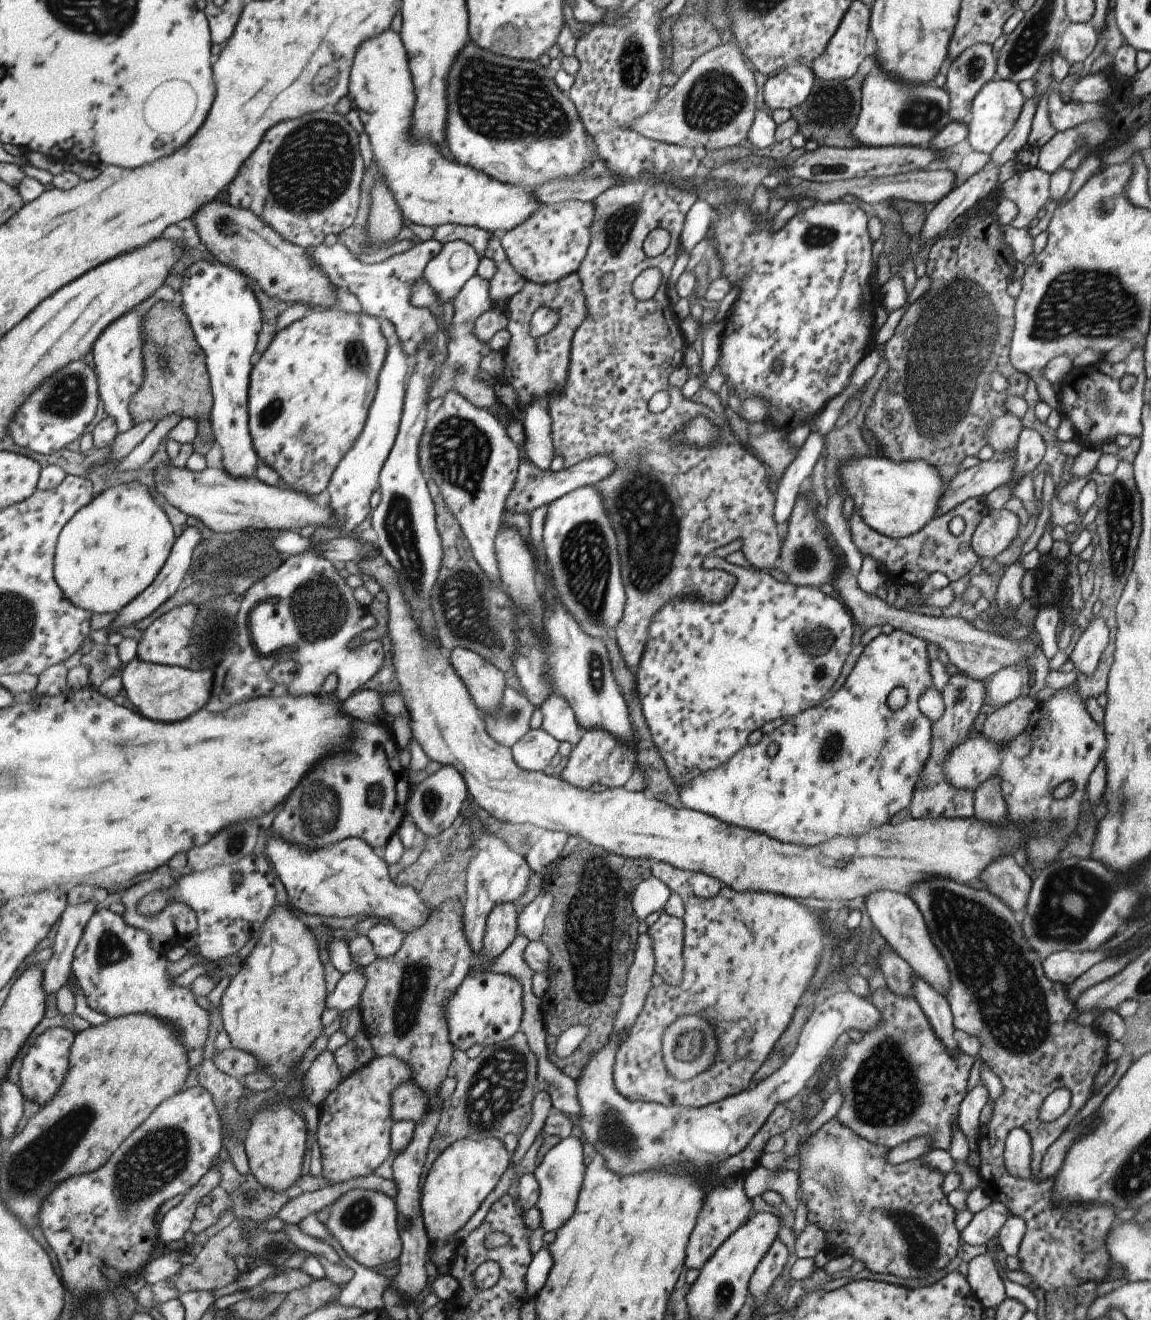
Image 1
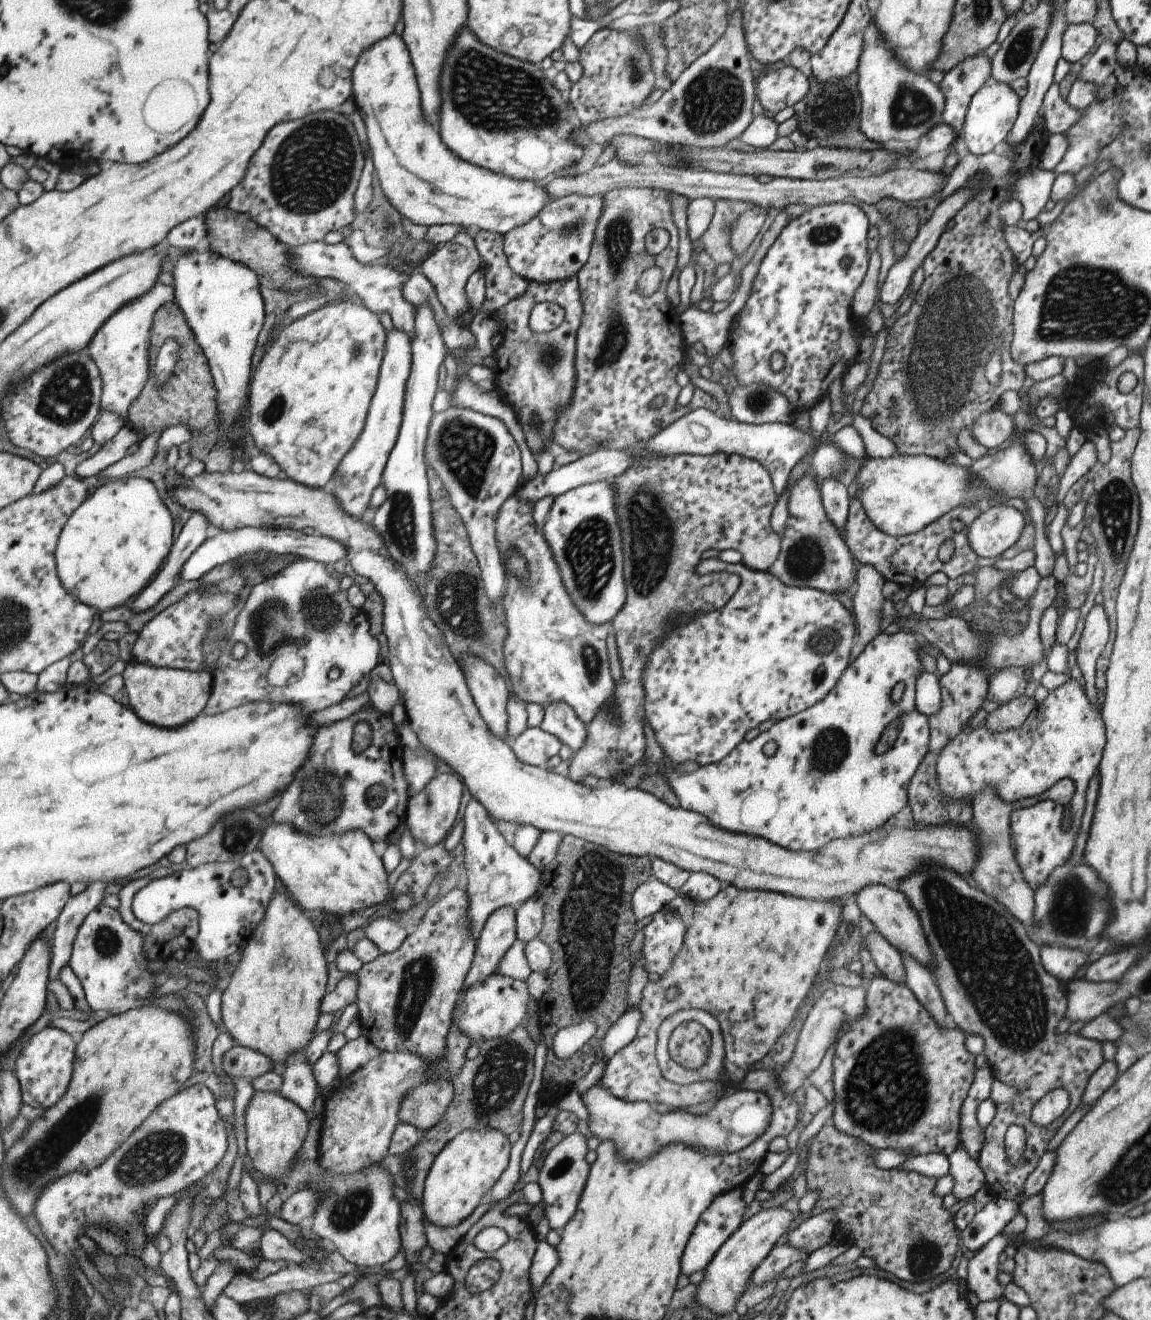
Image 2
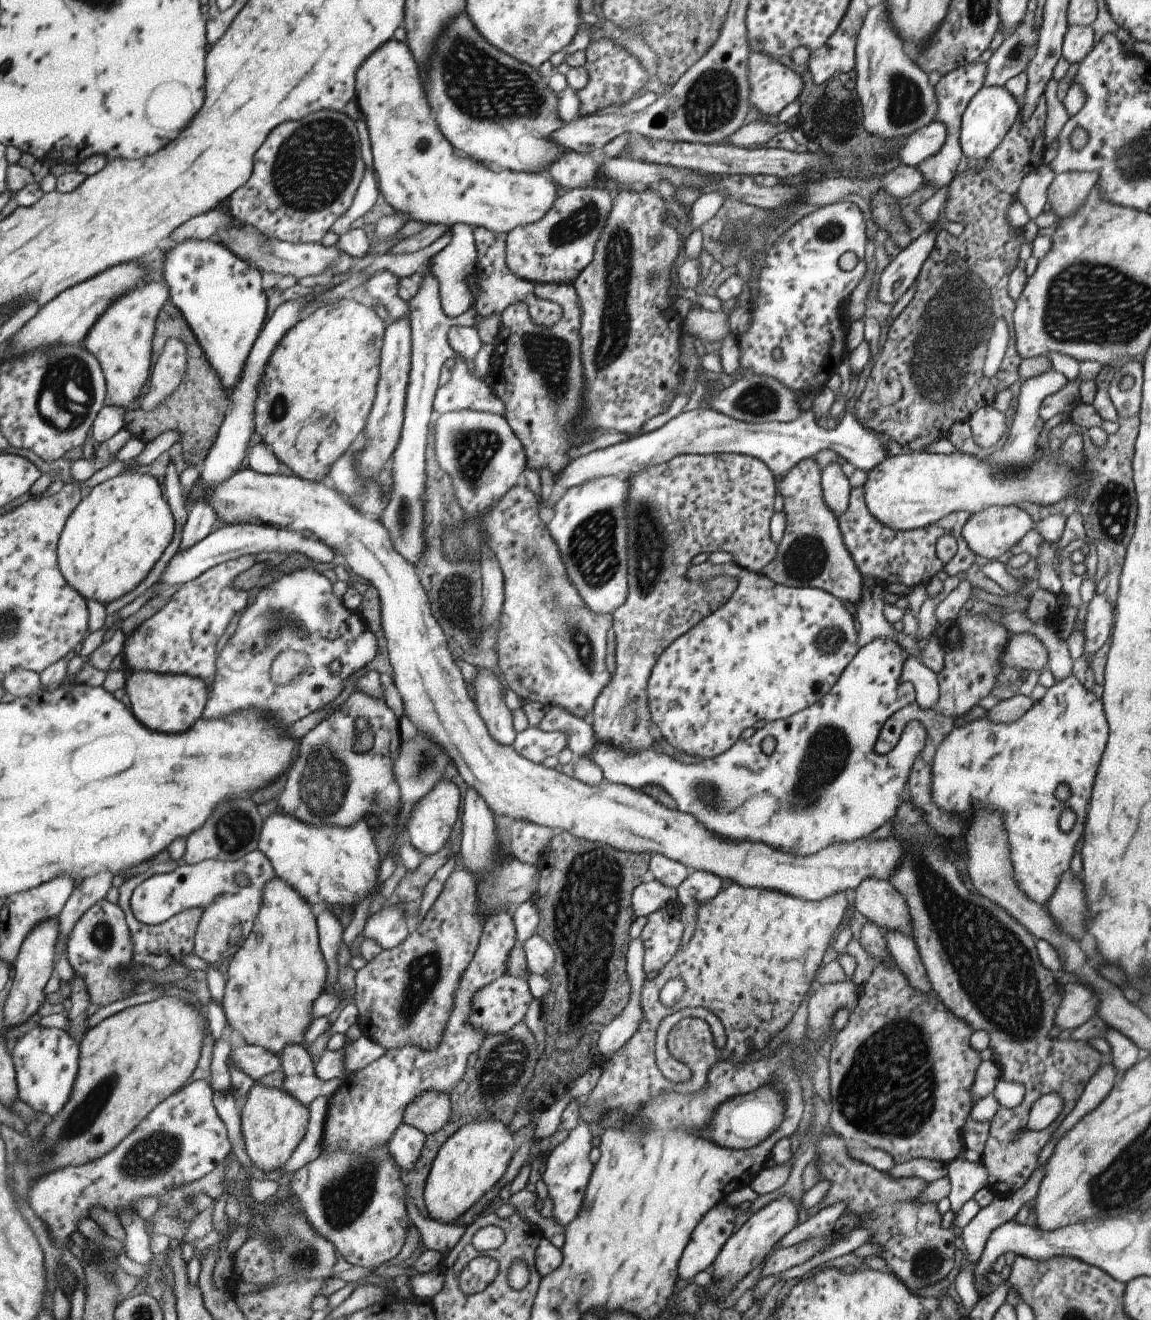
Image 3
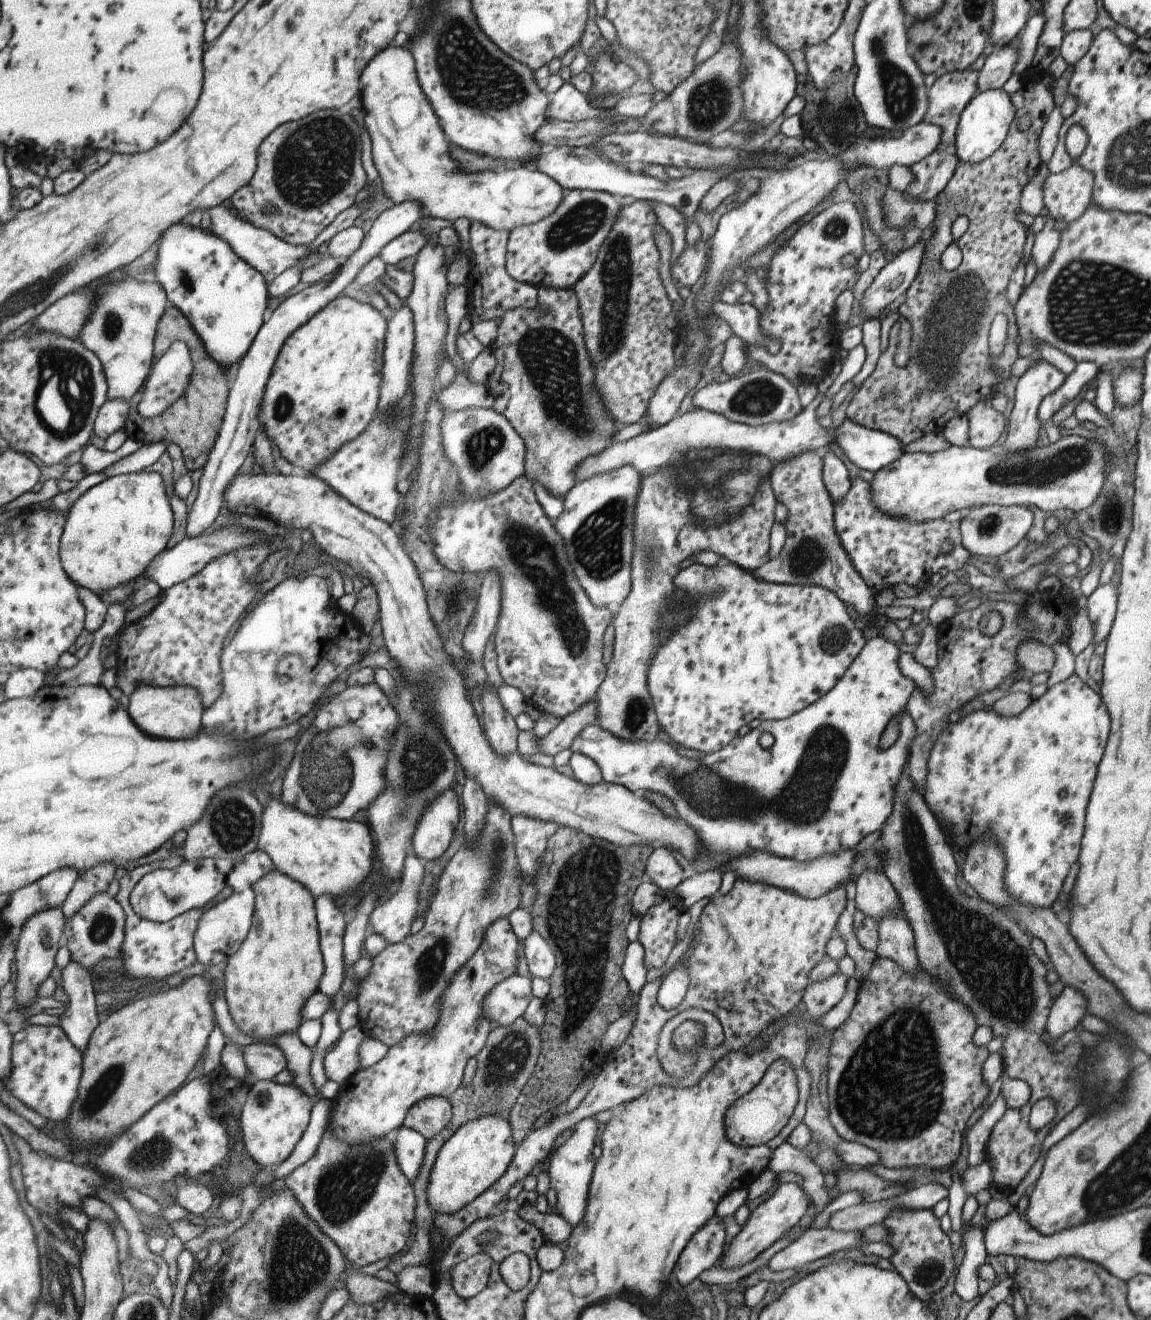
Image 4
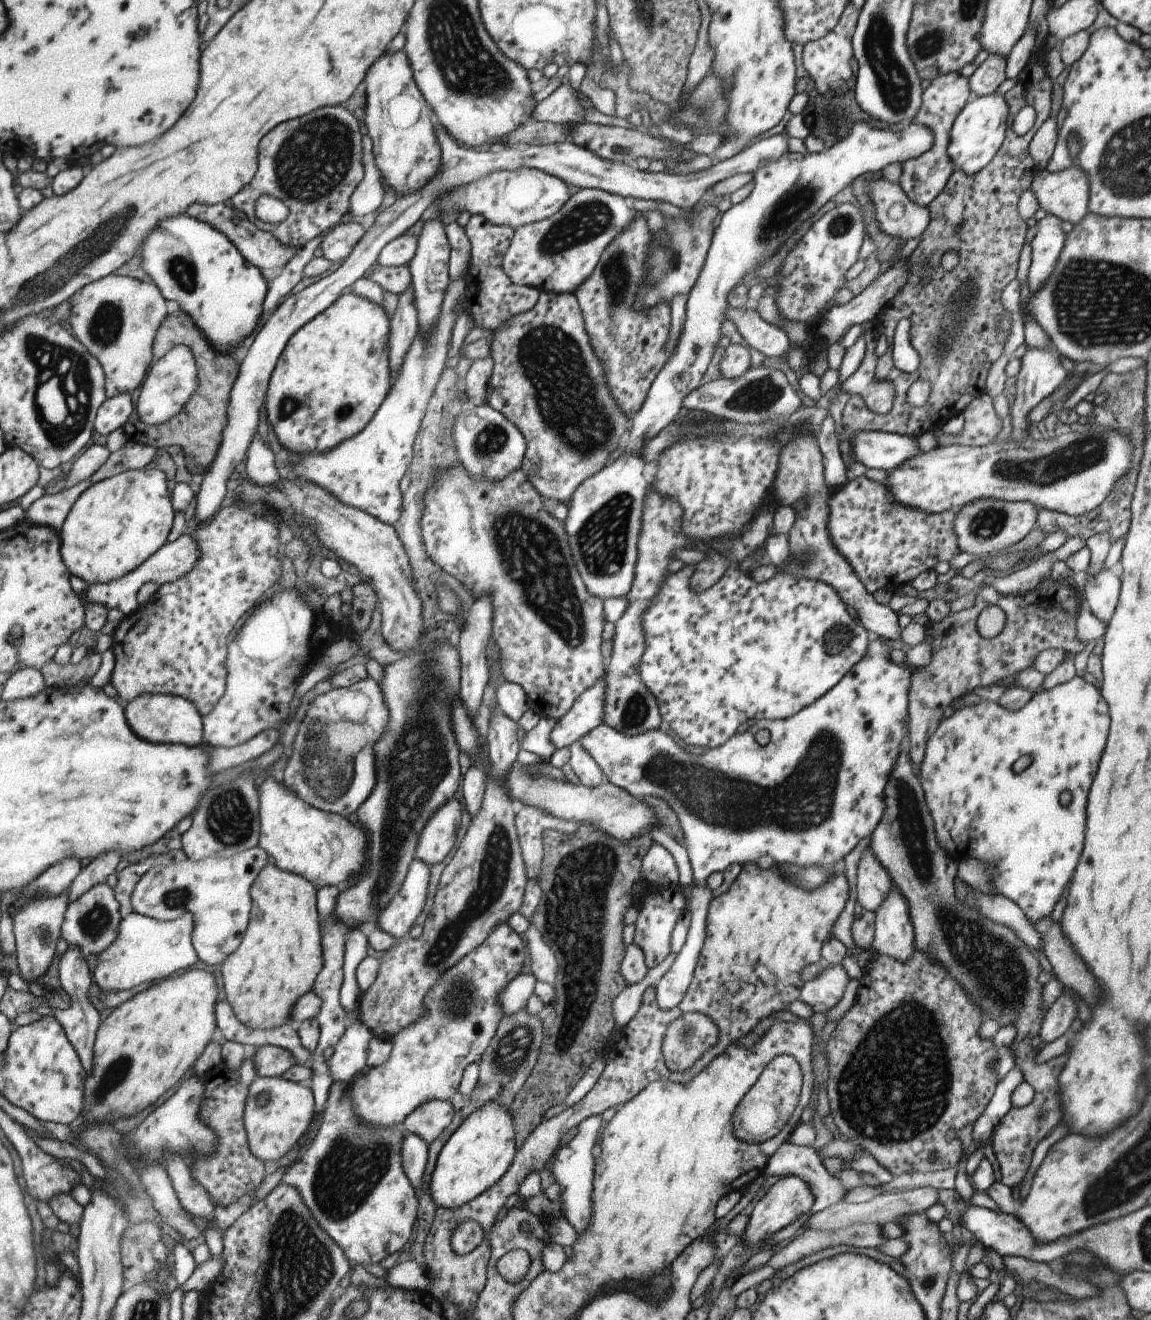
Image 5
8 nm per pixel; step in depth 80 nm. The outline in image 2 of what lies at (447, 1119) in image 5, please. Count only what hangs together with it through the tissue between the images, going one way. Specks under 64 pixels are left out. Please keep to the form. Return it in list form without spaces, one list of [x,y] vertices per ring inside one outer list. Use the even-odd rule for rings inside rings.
[[[441,1077],[438,1081],[431,1081],[429,1083],[421,1083],[412,1091],[409,1091],[400,1108],[400,1120],[404,1123],[415,1125],[418,1129],[428,1131],[433,1128],[447,1112],[449,1105],[453,1102],[456,1088],[454,1083],[451,1082],[447,1077]]]

